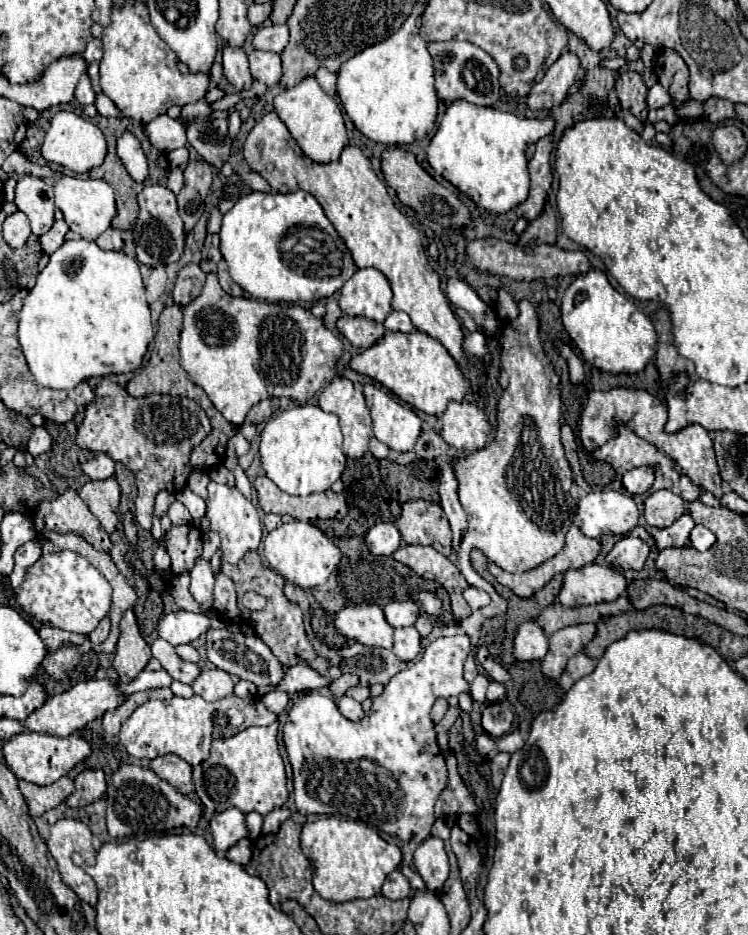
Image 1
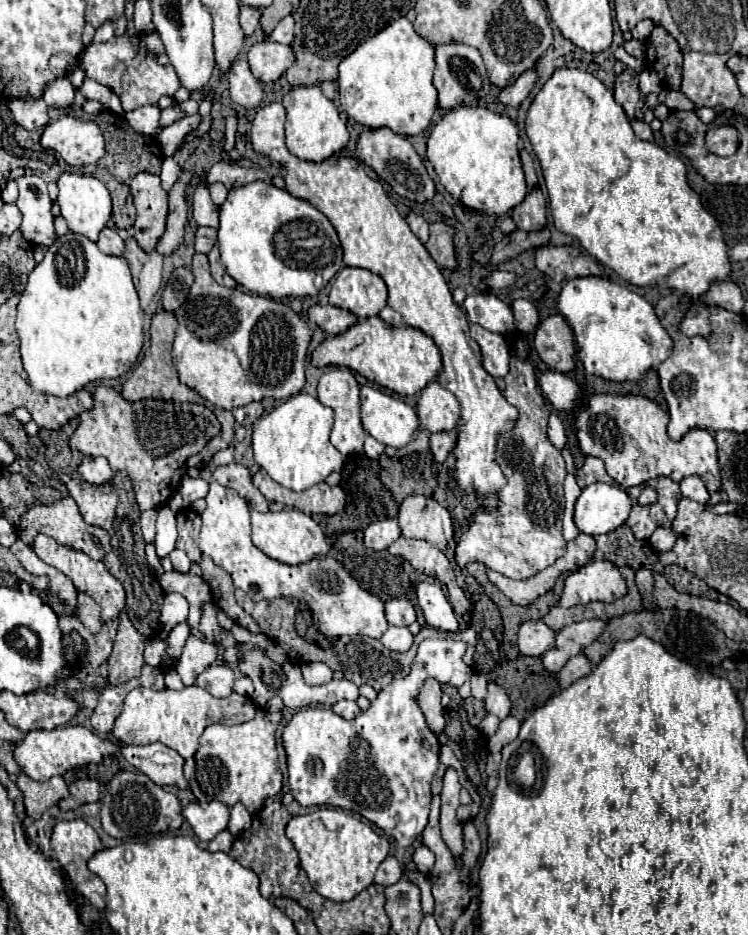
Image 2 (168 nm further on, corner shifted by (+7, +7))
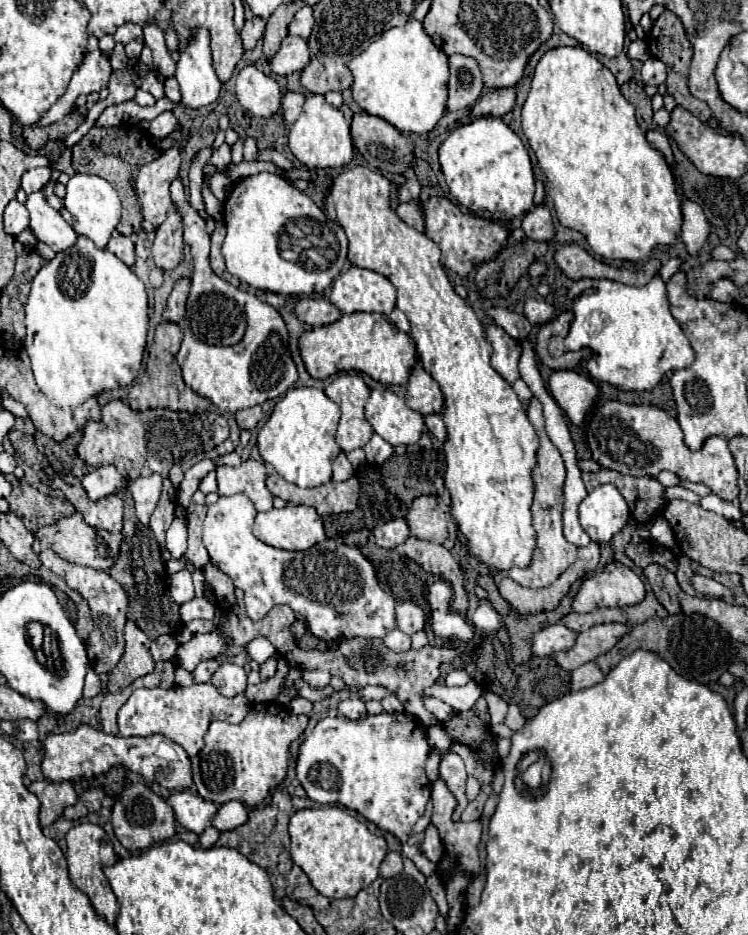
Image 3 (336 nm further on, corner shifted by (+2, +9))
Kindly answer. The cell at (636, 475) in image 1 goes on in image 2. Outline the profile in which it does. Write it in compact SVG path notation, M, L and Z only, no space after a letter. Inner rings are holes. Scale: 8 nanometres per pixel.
M592 393L586 397L586 407L586 411L576 415L576 435L580 449L584 455L600 457L606 463L606 473L622 487L636 487L660 475L666 475L674 481L698 475L710 493L720 491L716 443L710 431L690 429L680 441L672 441L666 433L666 411L662 411L656 401L644 395Z

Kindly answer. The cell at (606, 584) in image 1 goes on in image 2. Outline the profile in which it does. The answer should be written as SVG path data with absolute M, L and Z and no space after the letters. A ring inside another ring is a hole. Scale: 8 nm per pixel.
M592 561L572 571L564 581L562 607L586 605L592 601L616 601L626 595L626 583L618 567L610 561Z

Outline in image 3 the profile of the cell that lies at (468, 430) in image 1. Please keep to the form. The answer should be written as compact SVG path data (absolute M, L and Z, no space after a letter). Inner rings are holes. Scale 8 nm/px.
M415 365L409 373L405 383L405 403L421 415L441 413L443 409L443 393L421 365Z

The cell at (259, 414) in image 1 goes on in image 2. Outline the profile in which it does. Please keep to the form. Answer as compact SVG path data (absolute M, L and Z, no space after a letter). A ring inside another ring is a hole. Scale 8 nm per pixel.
M258 401L232 409L232 415L234 415L236 423L240 423L240 425L244 425L244 427L250 427L256 419L260 419L262 413L264 413L264 407L262 407L262 403L258 403Z

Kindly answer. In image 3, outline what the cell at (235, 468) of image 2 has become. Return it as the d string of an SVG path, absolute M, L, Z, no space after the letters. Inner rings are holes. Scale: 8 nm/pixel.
M243 461L239 467L221 465L217 469L219 495L245 493L257 511L269 511L273 507L273 495L269 493L265 479L269 471L261 461Z

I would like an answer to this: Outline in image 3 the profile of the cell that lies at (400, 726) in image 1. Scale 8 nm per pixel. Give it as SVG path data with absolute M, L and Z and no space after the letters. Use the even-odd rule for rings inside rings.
M407 713L367 715L359 721L351 721L345 717L321 719L299 747L297 779L301 781L309 799L323 805L337 803L351 811L357 811L367 821L375 823L381 831L389 831L401 843L405 843L431 797L431 783L425 775L425 759L431 753L431 747L425 739L425 729L425 725L421 725Z

